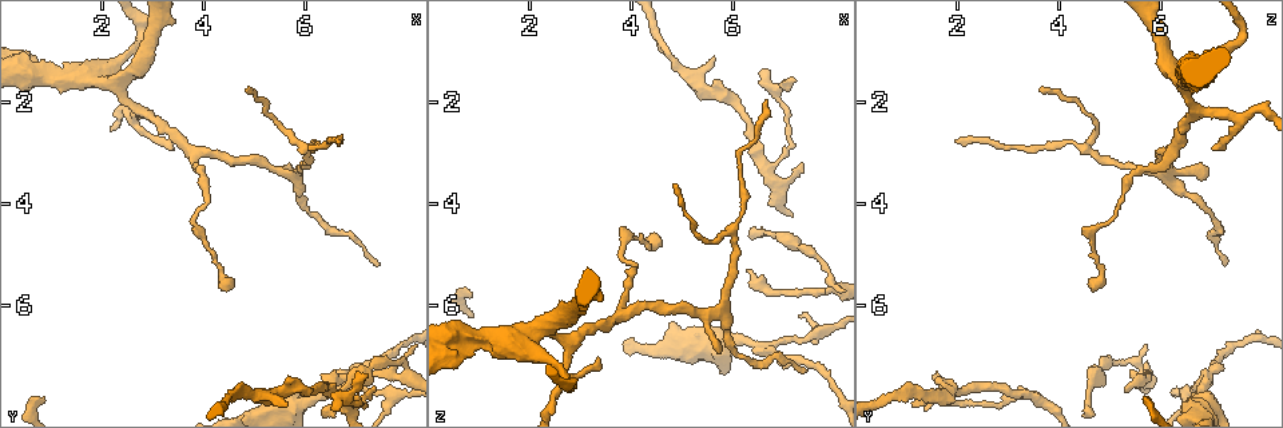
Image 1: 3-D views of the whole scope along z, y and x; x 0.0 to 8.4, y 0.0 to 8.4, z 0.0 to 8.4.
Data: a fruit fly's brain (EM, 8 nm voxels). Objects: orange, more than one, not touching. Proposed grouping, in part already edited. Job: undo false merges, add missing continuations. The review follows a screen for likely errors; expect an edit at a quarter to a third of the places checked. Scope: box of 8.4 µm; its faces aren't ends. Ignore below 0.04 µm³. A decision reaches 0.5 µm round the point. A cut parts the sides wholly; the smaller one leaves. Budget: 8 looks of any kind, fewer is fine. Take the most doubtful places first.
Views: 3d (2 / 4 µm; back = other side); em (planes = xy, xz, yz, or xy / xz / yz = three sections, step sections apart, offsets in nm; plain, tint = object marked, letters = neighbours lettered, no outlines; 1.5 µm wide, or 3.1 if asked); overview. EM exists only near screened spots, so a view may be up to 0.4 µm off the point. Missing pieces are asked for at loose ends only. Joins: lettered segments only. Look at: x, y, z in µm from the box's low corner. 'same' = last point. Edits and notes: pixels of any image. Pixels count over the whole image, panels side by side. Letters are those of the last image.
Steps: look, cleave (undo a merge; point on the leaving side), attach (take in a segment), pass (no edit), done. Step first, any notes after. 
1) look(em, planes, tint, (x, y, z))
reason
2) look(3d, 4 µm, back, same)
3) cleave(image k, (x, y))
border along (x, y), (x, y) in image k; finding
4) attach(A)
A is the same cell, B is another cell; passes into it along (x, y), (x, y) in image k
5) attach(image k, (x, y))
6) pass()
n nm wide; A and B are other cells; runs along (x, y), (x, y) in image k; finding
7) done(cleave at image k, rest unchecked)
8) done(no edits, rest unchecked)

look(em, xz, step 4, letters, (4.80, 1.70, 3.60))
tapers out

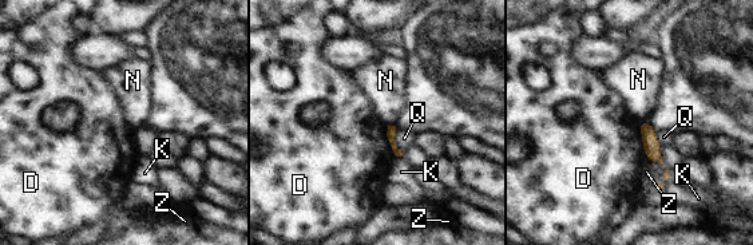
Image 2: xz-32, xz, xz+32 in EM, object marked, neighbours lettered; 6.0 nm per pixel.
pass()
D, K, N, Q and Z are other cells; border along (639, 121), (643, 154), (650, 161) in image 2; none of them fits

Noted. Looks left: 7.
look(3d, 2 µm, (3.80, 3.00, 6.25))

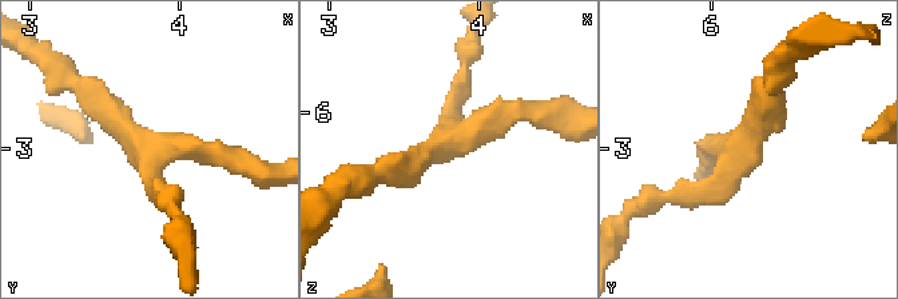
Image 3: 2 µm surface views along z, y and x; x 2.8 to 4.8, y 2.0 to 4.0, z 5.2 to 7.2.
look(em, planes, letters, (3.82, 3.00, 6.20))
3 arms; now the EM

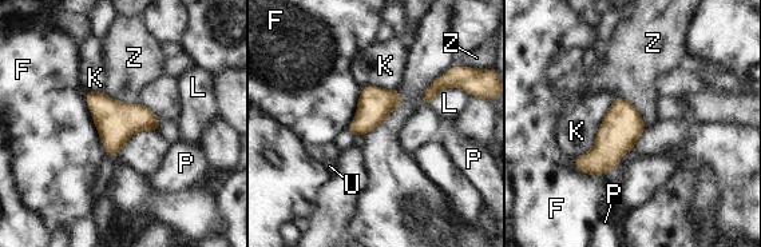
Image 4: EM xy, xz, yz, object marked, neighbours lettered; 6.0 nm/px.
pass()
F, K, L, P, U and Z are other cells; border along (618, 96), (635, 107), (646, 126) in image 4; all the same neuron

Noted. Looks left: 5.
look(3d, 2 µm, (6.65, 7.50, 6.90))
side arm on a straight run

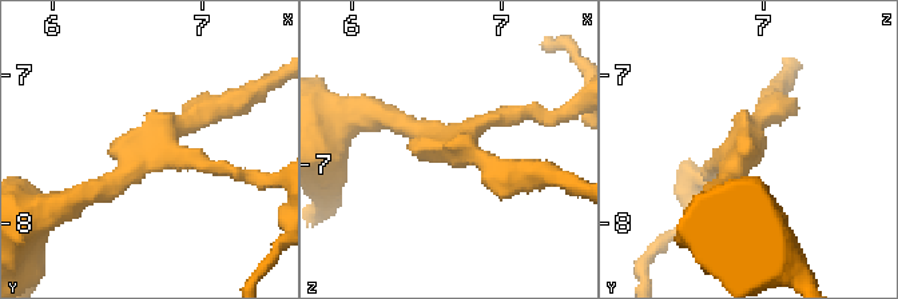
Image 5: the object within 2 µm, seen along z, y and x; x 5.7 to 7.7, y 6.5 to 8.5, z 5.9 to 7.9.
look(em, planes, letters, (6.64, 7.52, 6.88))
3 arms

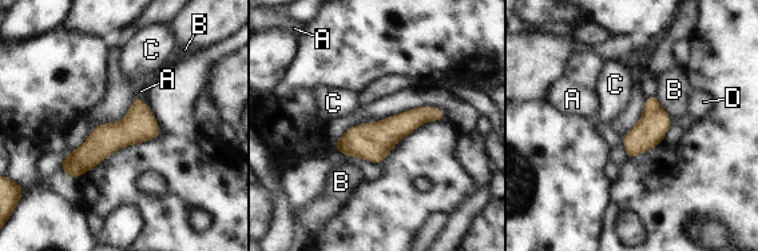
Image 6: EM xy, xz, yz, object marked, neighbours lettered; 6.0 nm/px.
pass()
B touches over 170 nm; A, B, C and D are other cells; runs along (440, 115), (338, 146) in image 6; all the same neuron

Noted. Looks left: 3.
done(no edits, rest unchecked)

